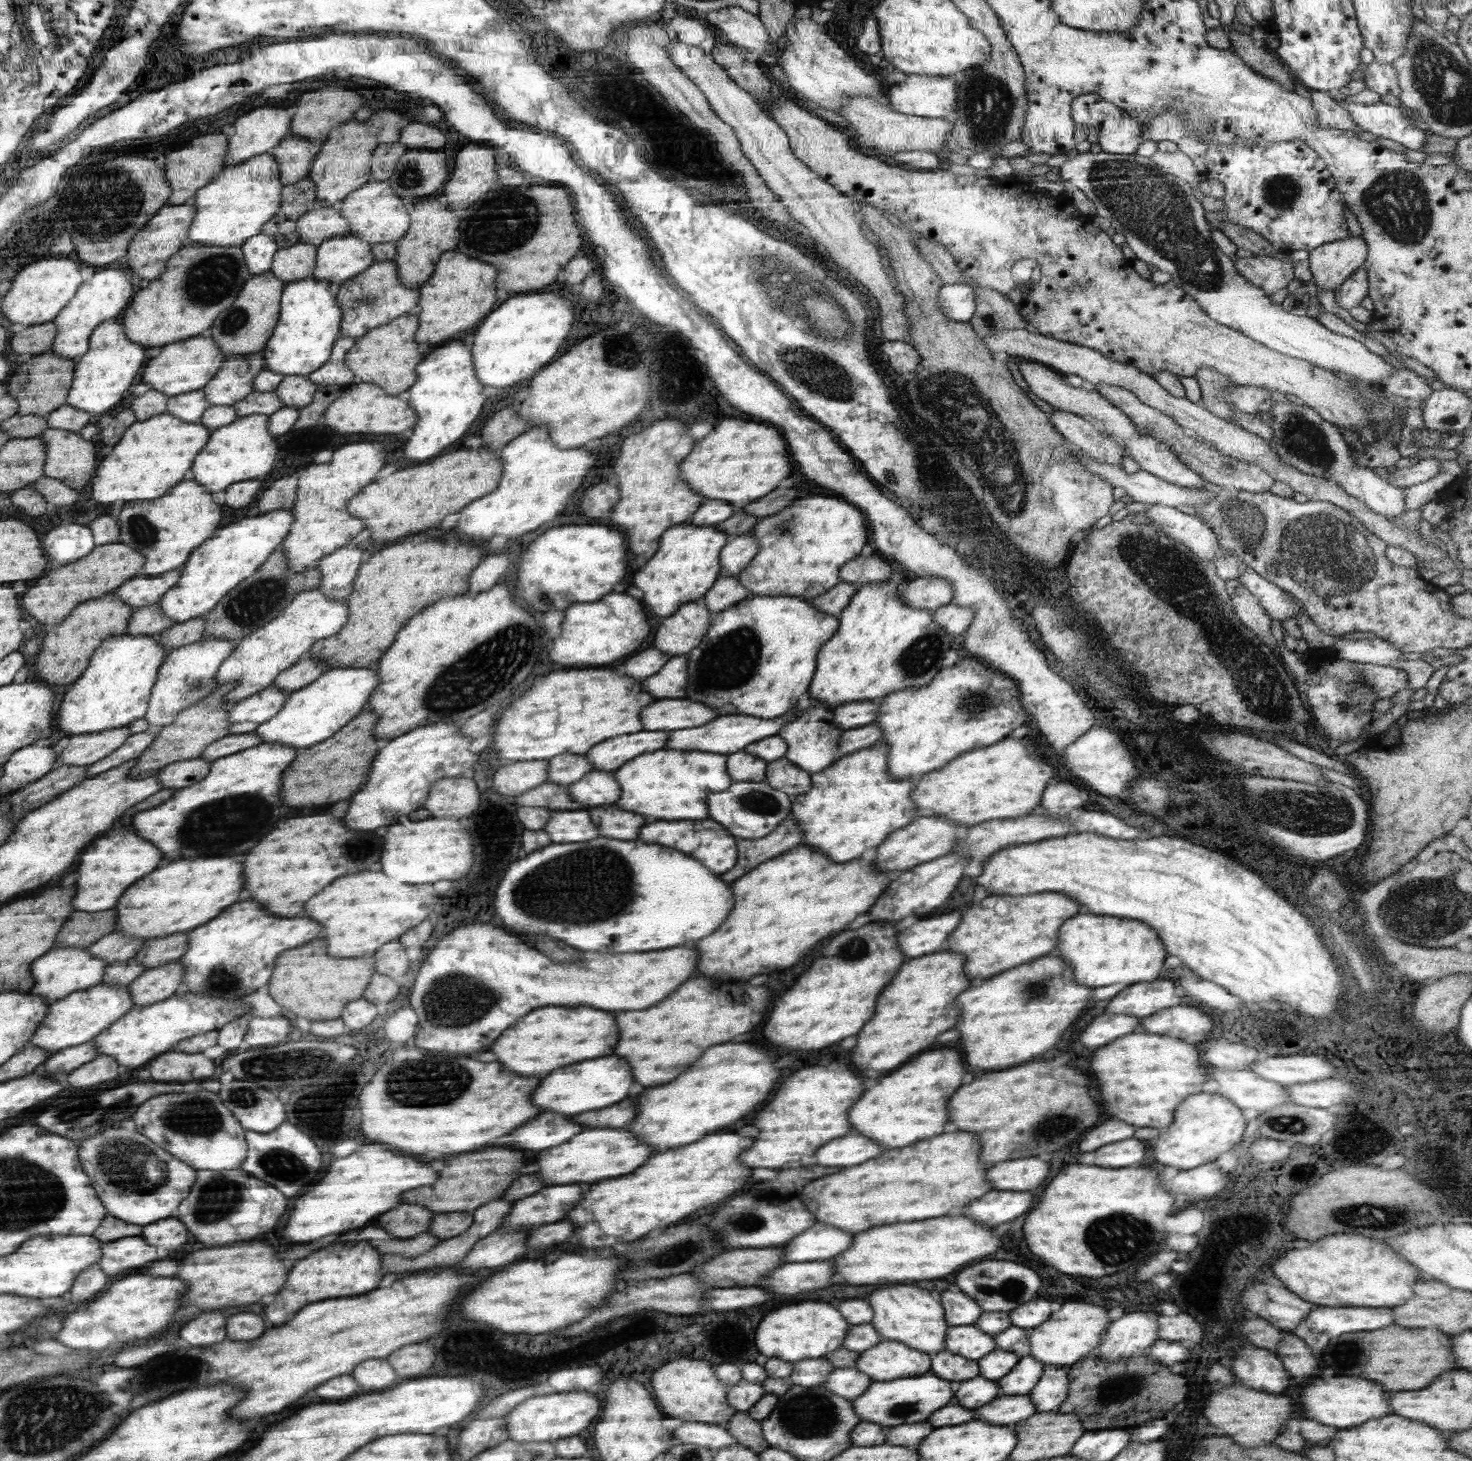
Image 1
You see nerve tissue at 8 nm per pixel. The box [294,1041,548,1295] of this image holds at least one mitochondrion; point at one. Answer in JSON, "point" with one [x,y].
{"point":[442,1084]}

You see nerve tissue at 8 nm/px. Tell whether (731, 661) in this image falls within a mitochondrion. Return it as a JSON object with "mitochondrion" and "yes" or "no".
{"mitochondrion":"yes"}

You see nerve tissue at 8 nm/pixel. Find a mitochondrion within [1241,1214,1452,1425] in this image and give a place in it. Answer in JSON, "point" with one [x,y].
{"point":[1340,1347]}

